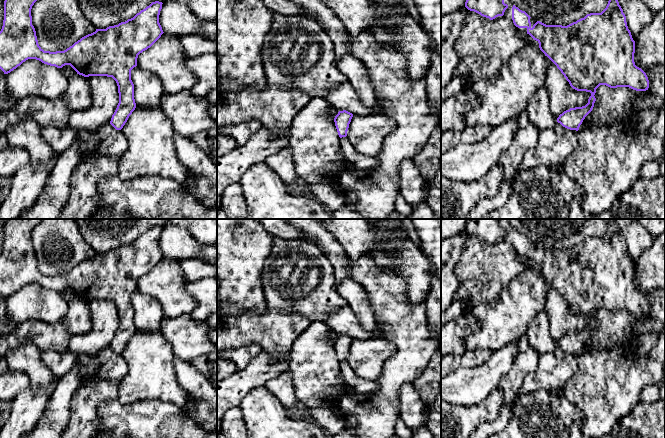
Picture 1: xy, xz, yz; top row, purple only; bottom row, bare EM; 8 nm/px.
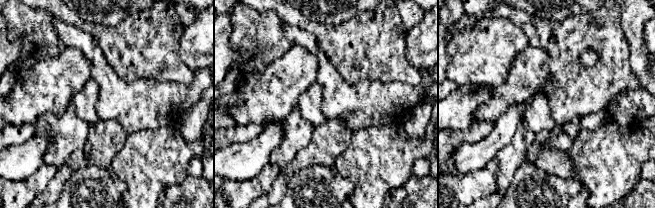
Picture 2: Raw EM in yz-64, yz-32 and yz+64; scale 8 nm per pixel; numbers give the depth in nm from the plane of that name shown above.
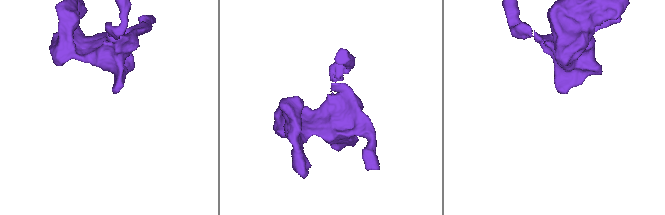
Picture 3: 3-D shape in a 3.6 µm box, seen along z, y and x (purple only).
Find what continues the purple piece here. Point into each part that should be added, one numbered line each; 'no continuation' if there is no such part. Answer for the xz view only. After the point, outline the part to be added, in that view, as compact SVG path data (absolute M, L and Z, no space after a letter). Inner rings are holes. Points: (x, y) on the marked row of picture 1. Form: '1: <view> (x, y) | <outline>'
no continuation

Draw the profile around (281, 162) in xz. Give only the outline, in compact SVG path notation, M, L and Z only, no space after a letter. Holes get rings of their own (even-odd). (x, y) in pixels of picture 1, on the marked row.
M289 146L268 156L265 162L276 172L285 184L293 183L298 179L292 160L292 149Z

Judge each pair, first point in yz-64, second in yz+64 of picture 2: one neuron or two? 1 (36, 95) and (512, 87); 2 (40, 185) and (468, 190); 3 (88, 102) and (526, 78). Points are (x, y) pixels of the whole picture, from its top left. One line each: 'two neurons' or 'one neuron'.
1: one neuron
2: one neuron
3: two neurons

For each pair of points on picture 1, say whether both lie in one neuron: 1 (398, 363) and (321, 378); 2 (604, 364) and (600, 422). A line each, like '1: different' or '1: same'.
1: different
2: same

